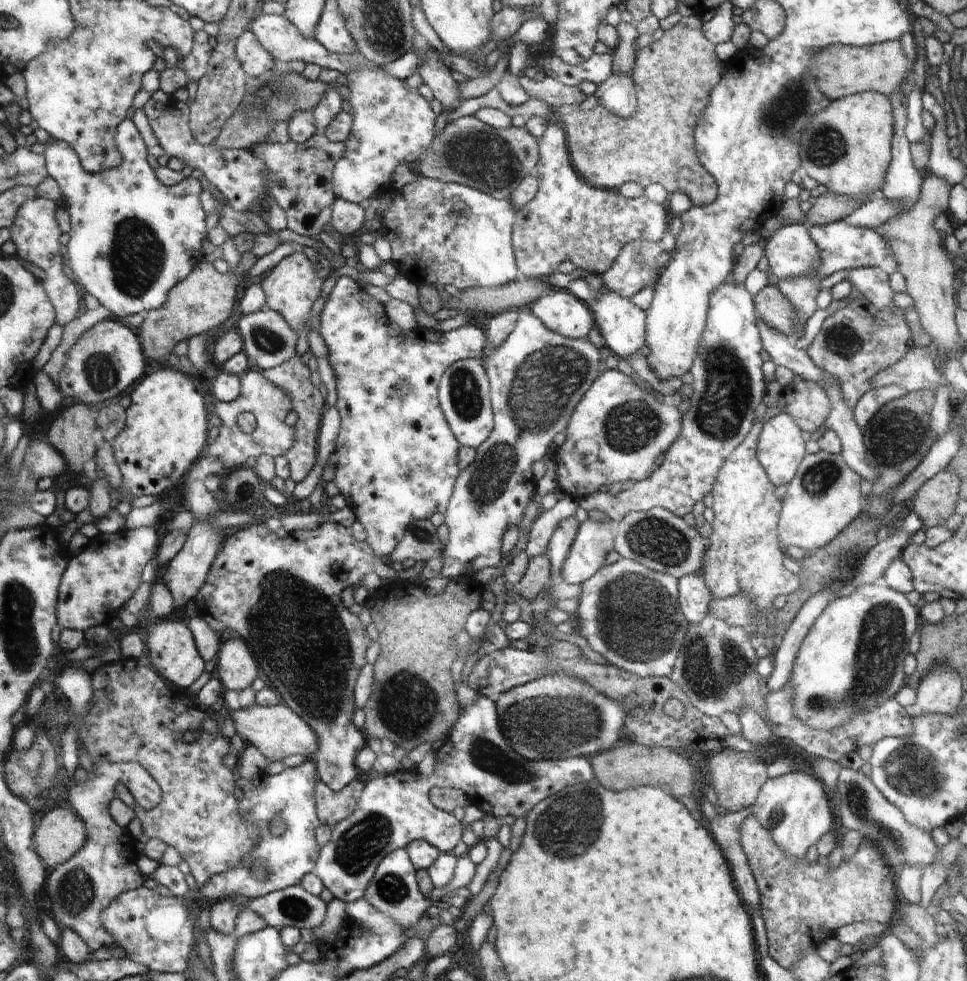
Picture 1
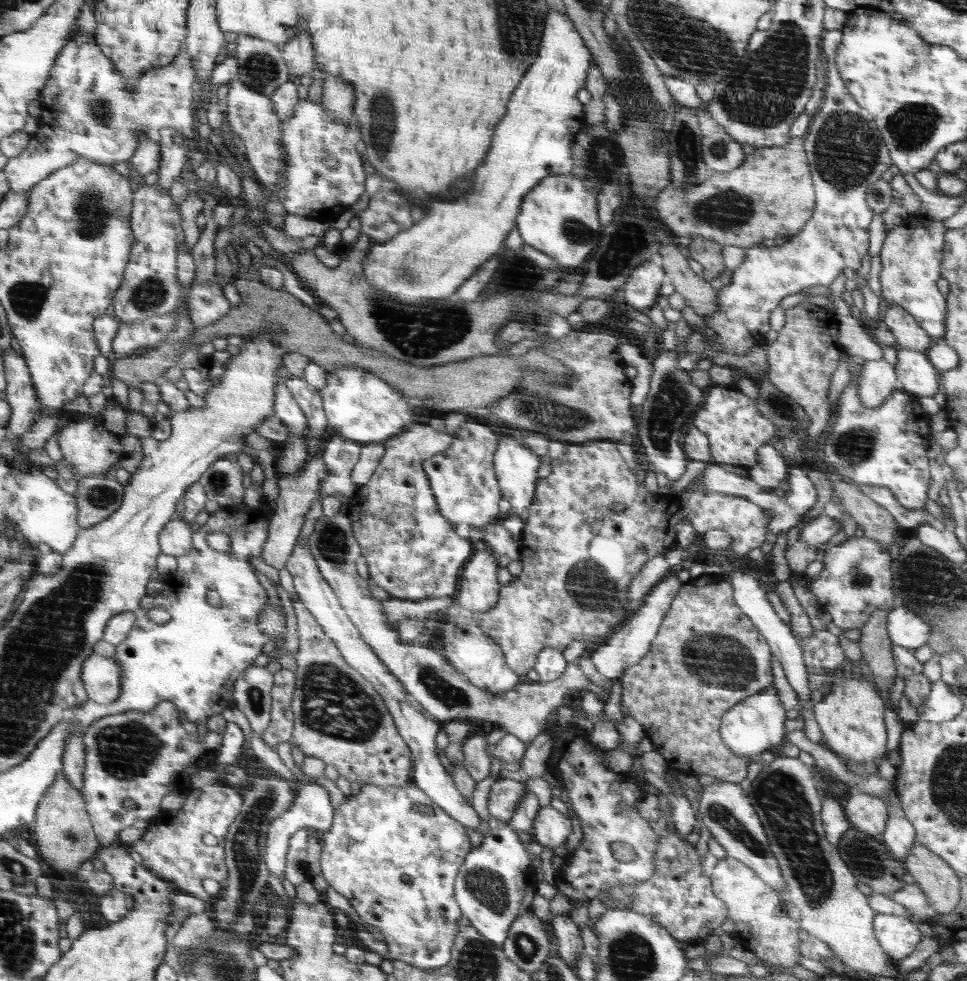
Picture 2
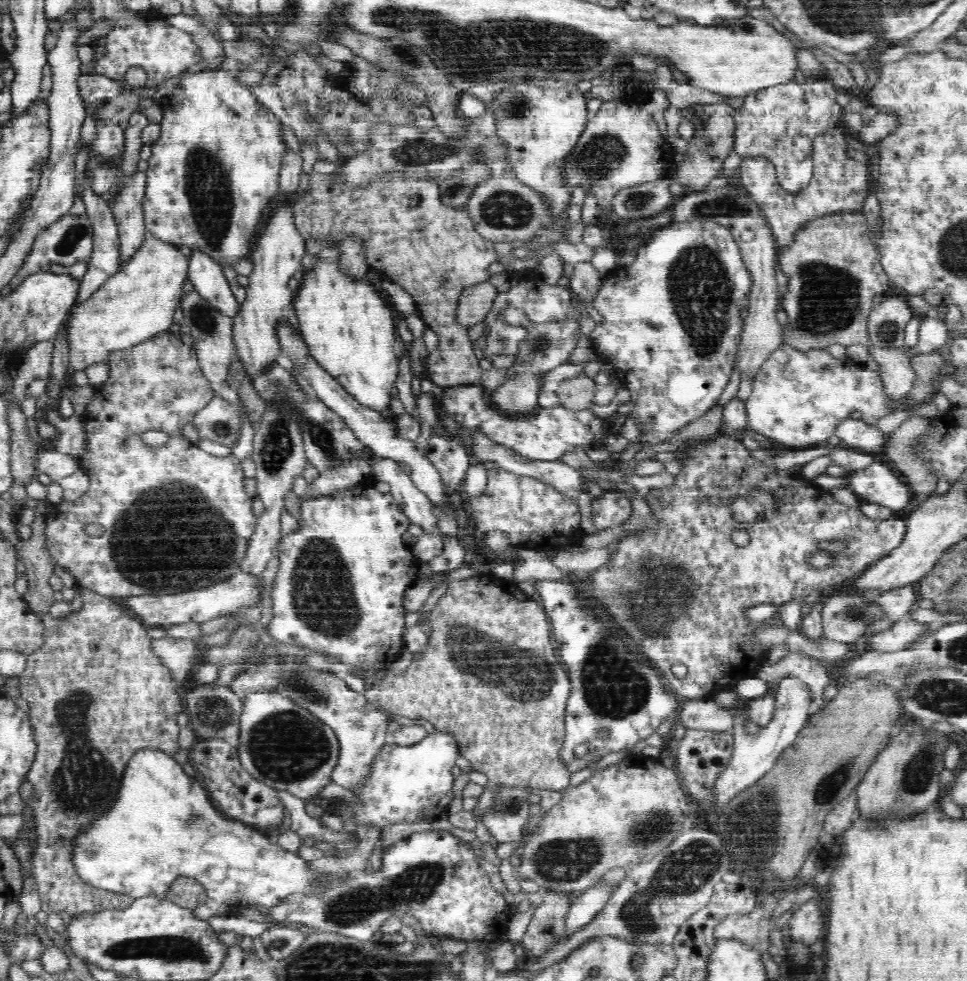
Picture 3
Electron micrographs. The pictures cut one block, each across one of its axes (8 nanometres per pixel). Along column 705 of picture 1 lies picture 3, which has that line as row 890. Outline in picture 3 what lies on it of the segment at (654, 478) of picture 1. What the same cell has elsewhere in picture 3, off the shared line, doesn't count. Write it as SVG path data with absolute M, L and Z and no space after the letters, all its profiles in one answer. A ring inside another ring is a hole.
M436 830L412 833L386 848L382 852L382 867L379 870L368 867L351 880L340 880L338 884L332 884L318 896L290 894L268 909L268 917L280 923L285 920L301 922L318 931L335 933L361 942L371 941L376 932L380 931L382 922L390 916L398 916L414 923L420 932L428 936L453 936L466 942L476 941L476 938L505 936L506 926L511 918L510 905L492 888L492 882L480 868L470 844L458 840L450 831Z

